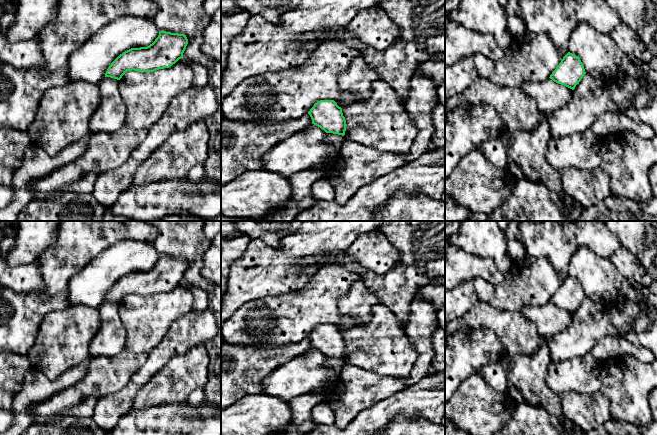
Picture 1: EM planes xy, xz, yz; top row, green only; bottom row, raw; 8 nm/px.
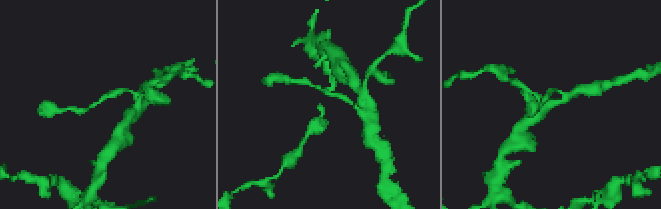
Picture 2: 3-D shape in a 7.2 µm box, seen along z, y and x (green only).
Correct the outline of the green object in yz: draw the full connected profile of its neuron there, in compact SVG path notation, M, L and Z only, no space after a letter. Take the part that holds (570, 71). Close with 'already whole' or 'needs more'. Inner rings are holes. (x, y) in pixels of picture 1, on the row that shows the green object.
M568 52L549 78L574 90L585 74L584 65L580 58Z; already whole

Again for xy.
M160 31L149 46L131 48L120 54L107 69L105 77L120 80L127 71L154 72L169 68L183 58L187 44L184 34Z; already whole

